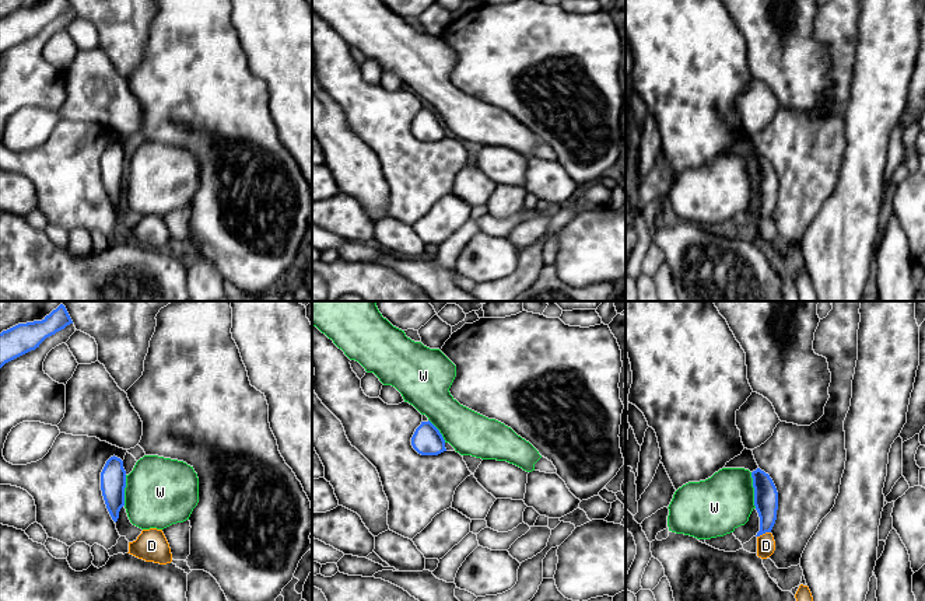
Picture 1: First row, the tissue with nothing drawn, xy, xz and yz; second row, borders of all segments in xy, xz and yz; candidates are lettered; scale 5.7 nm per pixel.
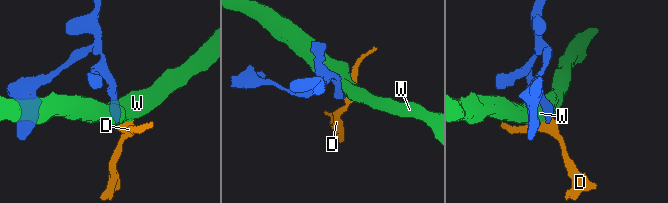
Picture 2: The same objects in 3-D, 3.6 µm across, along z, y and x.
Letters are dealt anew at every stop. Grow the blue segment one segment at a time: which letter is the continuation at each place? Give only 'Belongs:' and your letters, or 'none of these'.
Belongs: D

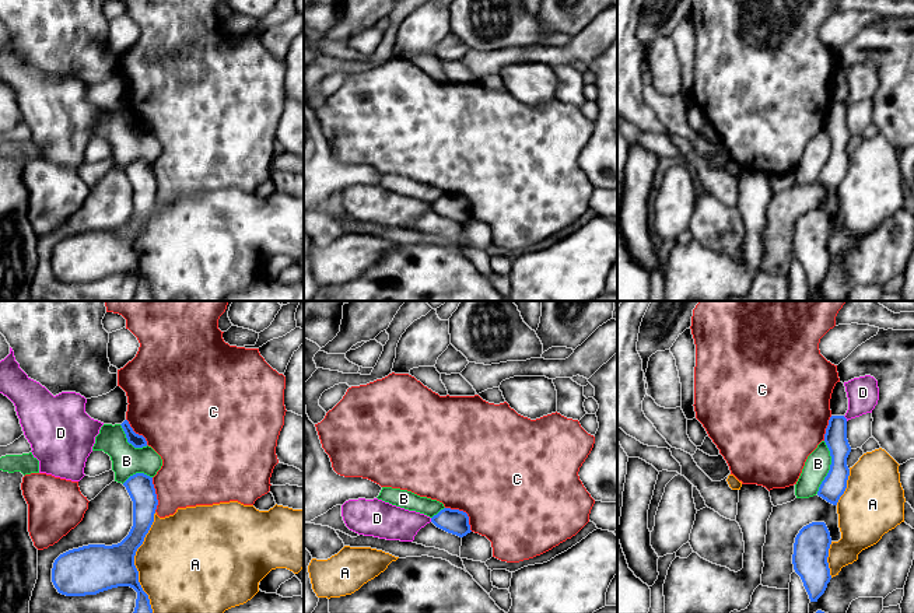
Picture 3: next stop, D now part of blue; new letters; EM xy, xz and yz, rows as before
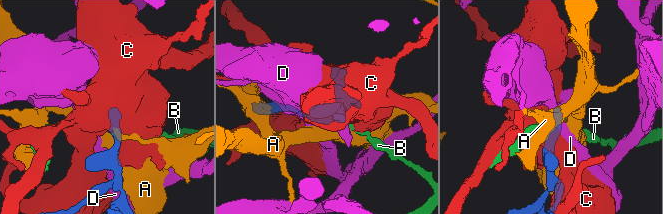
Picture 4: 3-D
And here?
Belongs: none of these

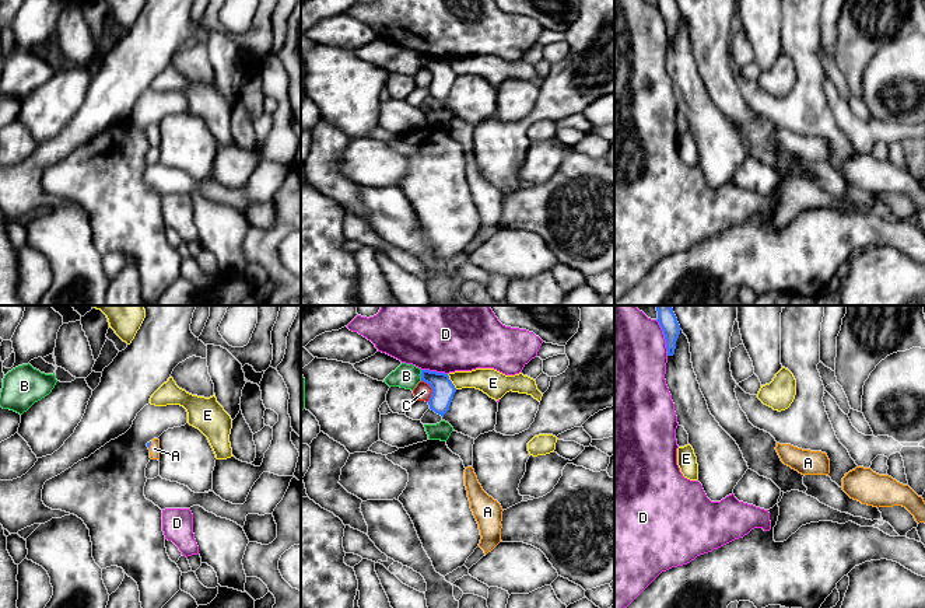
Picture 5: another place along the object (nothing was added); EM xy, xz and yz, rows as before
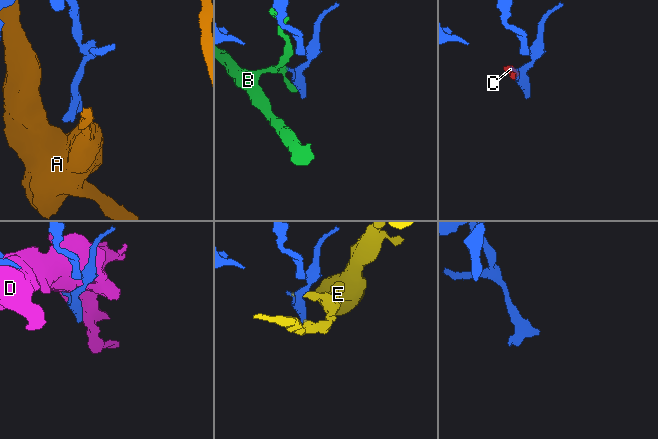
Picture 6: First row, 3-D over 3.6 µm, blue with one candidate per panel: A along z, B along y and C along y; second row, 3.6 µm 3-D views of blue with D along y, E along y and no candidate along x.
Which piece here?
Belongs: A

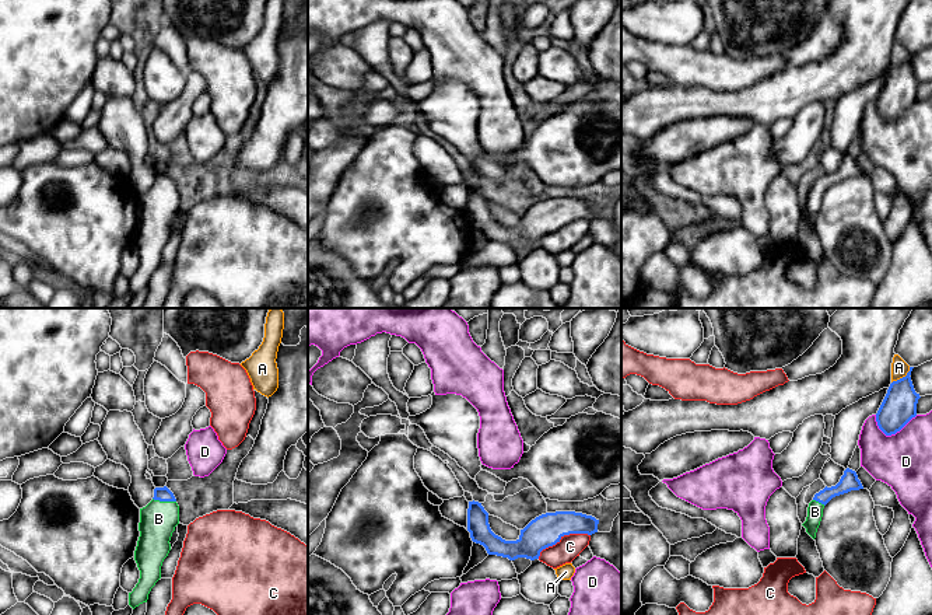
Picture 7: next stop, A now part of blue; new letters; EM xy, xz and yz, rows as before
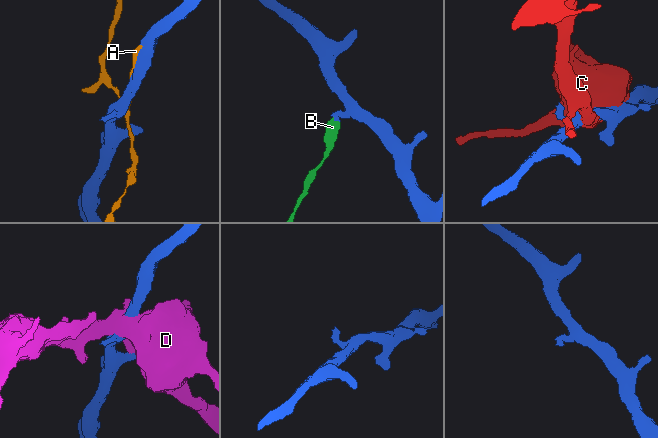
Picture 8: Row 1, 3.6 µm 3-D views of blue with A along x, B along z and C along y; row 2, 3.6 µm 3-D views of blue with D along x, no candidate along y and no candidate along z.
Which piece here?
Belongs: B

